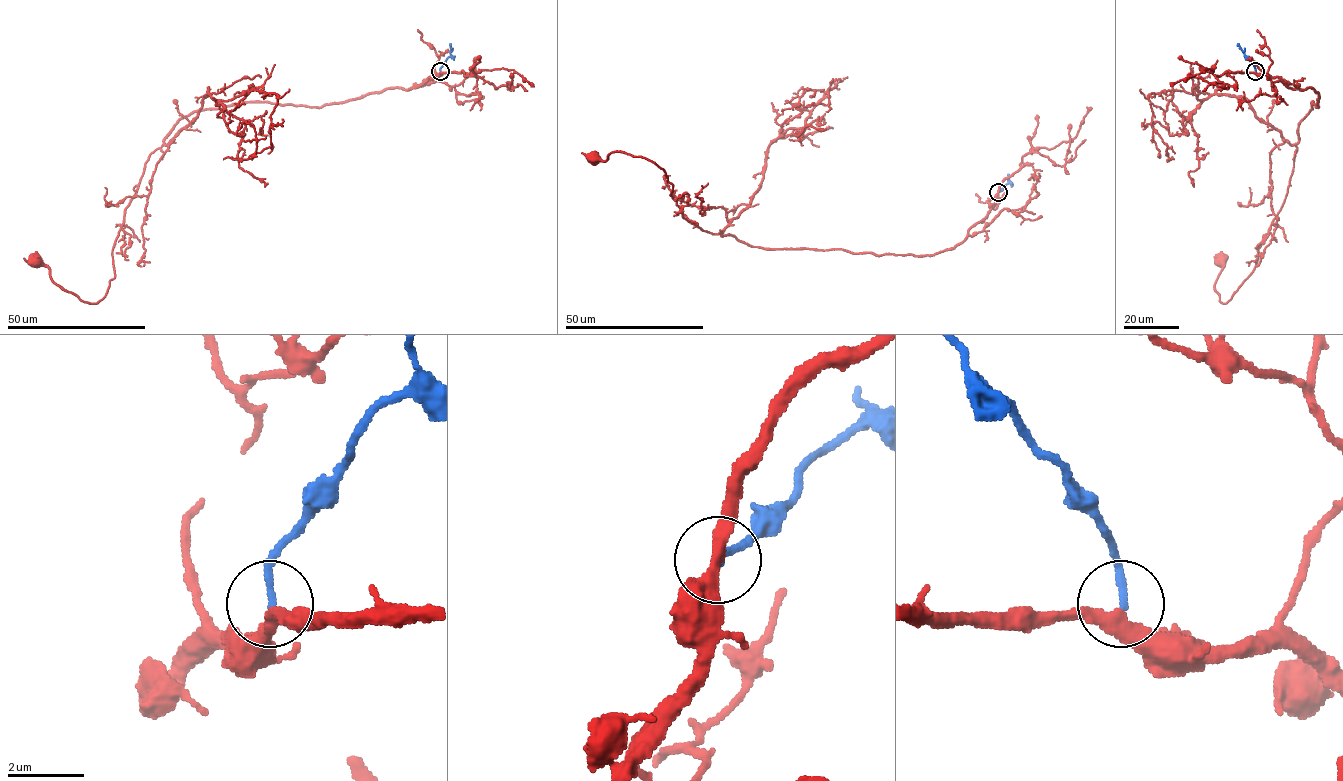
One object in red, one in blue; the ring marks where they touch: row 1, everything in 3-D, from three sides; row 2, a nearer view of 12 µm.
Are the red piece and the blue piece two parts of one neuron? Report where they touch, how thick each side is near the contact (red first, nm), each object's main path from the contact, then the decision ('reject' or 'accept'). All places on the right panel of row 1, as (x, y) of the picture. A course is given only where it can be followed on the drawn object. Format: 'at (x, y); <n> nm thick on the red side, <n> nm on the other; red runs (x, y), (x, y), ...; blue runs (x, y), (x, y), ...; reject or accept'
at (1255, 71); 320 nm thick on the red side, 200 nm on the other; red runs (1255, 72), (1312, 88), (1318, 107), (1299, 125), (1253, 272), (1226, 303), (1219, 259); blue runs (1255, 71), (1237, 43); accept

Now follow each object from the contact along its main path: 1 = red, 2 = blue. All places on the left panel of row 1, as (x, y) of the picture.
1: (440, 72), (412, 89), (320, 107), (249, 102), (193, 111), (145, 164), (101, 299), (62, 290), (35, 259)
2: (440, 71), (451, 55), (450, 43)

